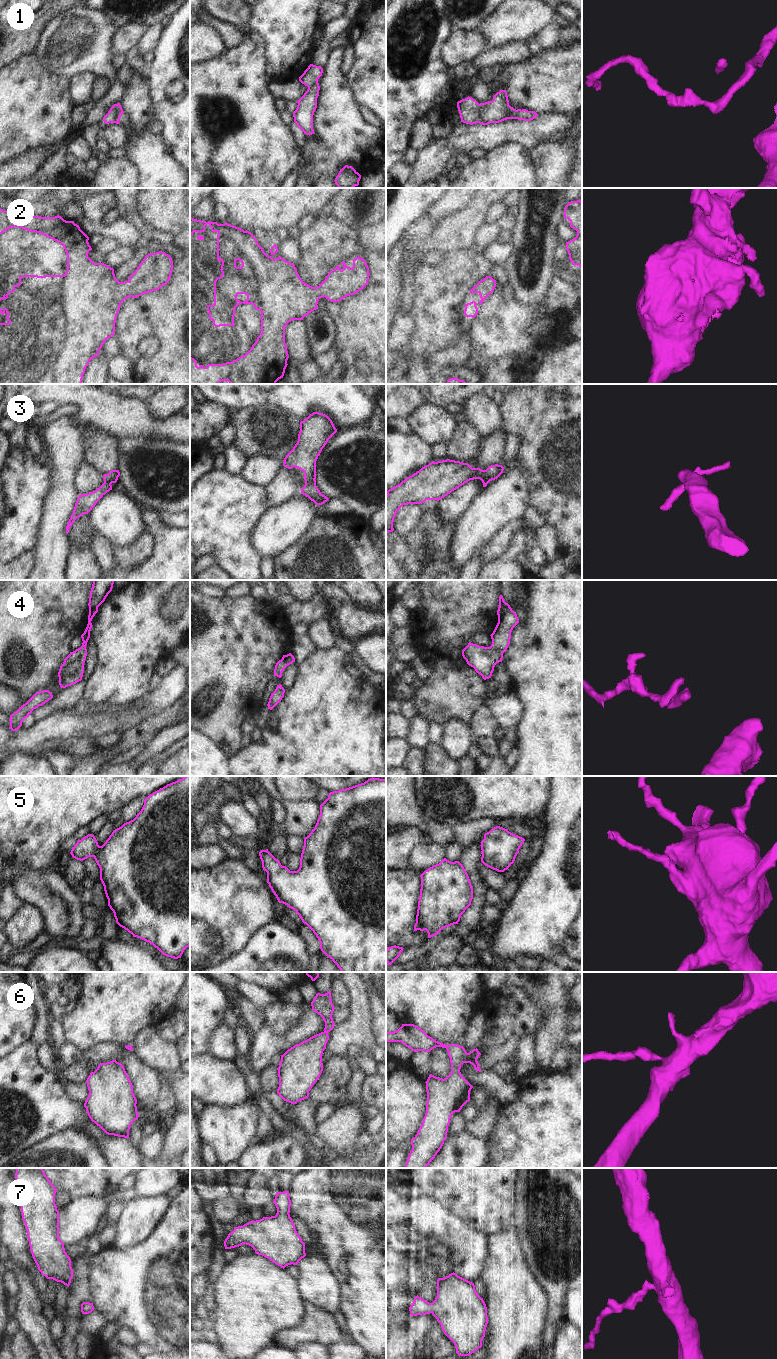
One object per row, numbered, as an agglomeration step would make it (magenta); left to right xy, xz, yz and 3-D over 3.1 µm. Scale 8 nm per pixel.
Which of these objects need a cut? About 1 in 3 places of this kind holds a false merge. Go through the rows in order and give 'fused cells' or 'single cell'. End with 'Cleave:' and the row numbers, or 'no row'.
1: fused cells
2: single cell
3: fused cells
4: single cell
5: single cell
6: single cell
7: single cell
Cleave: 1, 3

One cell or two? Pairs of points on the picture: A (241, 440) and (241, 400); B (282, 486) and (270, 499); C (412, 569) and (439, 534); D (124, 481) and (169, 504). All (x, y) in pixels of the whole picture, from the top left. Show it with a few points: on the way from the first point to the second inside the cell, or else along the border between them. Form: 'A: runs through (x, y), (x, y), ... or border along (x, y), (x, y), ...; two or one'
A: border along (264, 405), (247, 406), (230, 412); two
B: runs through (280, 489), (273, 496); one
C: runs through (418, 558), (419, 546), (428, 539); one
D: runs through (135, 486), (146, 495), (158, 498); one

